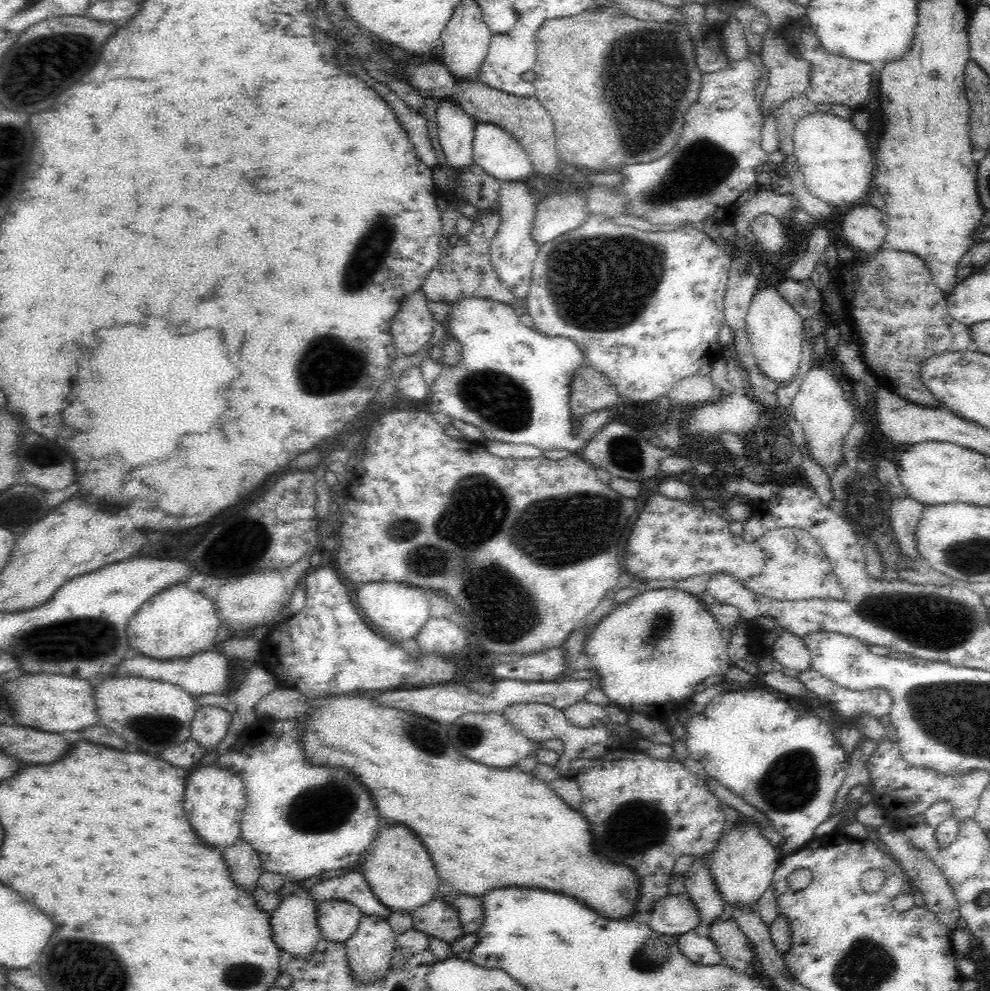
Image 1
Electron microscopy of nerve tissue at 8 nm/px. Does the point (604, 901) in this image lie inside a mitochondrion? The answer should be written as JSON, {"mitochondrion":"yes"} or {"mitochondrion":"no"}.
{"mitochondrion":"no"}

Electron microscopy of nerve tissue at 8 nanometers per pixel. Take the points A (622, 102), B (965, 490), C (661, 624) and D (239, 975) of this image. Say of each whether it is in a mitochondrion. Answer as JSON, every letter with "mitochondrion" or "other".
{"A":"mitochondrion","B":"other","C":"mitochondrion","D":"mitochondrion"}

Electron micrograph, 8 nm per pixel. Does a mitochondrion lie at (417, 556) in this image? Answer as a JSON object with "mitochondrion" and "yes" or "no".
{"mitochondrion":"yes"}

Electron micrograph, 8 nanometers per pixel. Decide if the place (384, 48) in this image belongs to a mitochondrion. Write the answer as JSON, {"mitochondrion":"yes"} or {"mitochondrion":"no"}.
{"mitochondrion":"no"}

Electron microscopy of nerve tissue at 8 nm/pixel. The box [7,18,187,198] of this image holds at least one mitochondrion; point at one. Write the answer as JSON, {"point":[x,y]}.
{"point":[68,42]}

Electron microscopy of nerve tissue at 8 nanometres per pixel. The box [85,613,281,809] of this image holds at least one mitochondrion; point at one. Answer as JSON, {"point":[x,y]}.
{"point":[153,729]}

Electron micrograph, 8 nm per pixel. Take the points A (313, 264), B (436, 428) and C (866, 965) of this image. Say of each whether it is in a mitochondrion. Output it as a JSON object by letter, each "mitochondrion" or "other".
{"A":"other","B":"other","C":"mitochondrion"}

